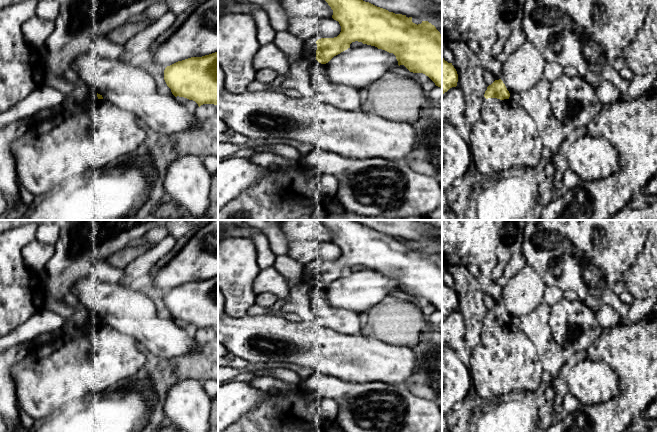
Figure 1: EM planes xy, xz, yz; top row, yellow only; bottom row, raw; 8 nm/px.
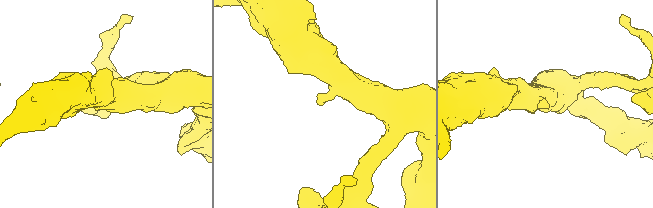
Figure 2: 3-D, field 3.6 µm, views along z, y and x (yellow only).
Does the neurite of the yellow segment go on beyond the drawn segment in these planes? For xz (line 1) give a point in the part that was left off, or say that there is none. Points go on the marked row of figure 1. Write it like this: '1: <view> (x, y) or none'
1: none

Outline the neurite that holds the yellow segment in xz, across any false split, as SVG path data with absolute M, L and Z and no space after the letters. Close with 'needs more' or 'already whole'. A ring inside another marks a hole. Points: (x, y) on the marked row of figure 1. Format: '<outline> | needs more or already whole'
M325 0L333 10L332 18L339 22L341 32L334 38L321 38L316 41L316 60L328 63L334 56L350 48L352 42L375 46L393 53L398 65L404 65L410 72L423 73L436 86L442 88L442 35L428 21L421 24L412 22L412 17L395 14L363 0Z | already whole

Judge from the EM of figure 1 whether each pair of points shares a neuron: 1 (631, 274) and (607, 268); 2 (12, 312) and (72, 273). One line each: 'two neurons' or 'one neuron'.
1: two neurons
2: two neurons

